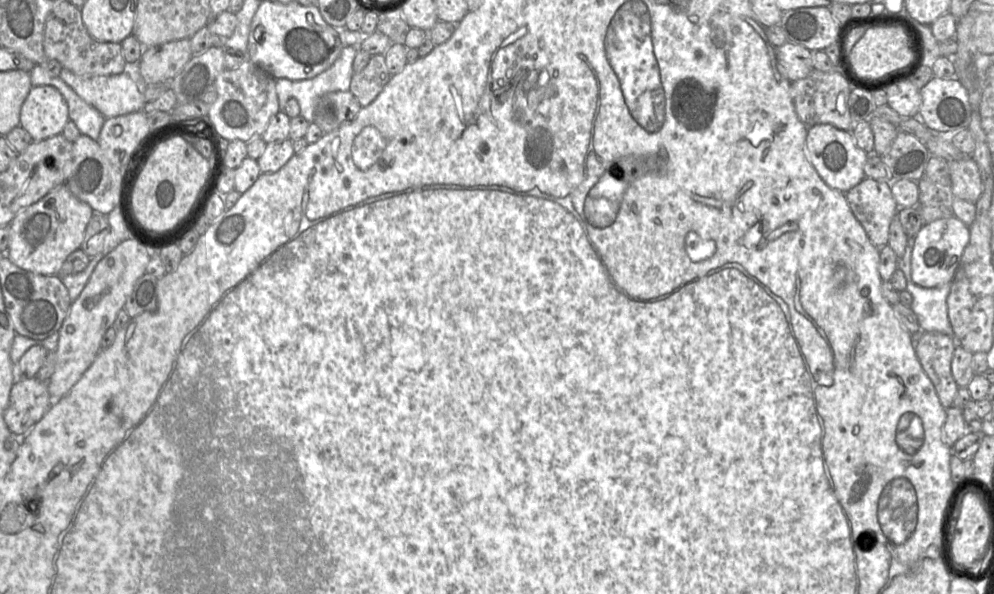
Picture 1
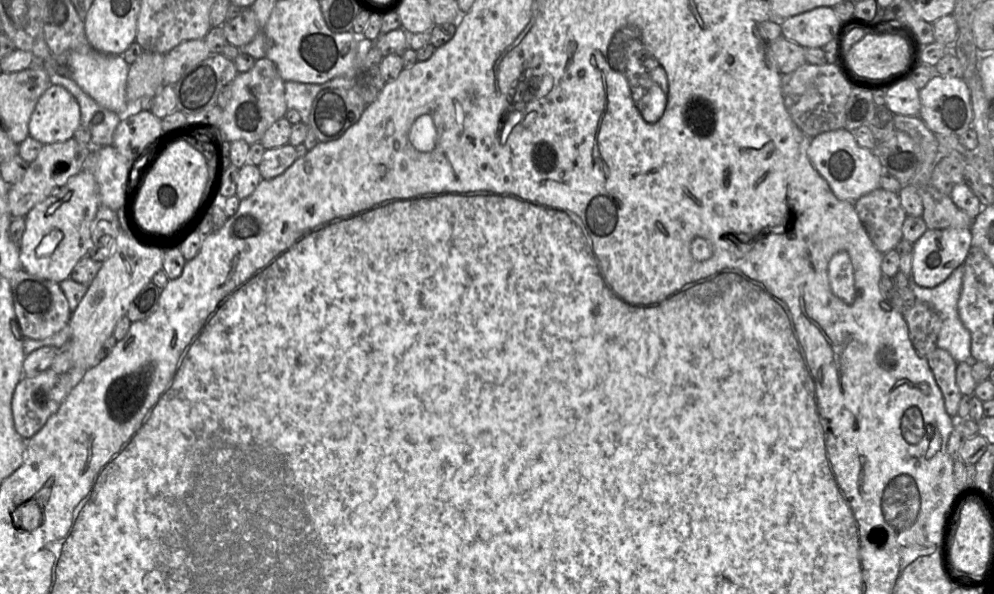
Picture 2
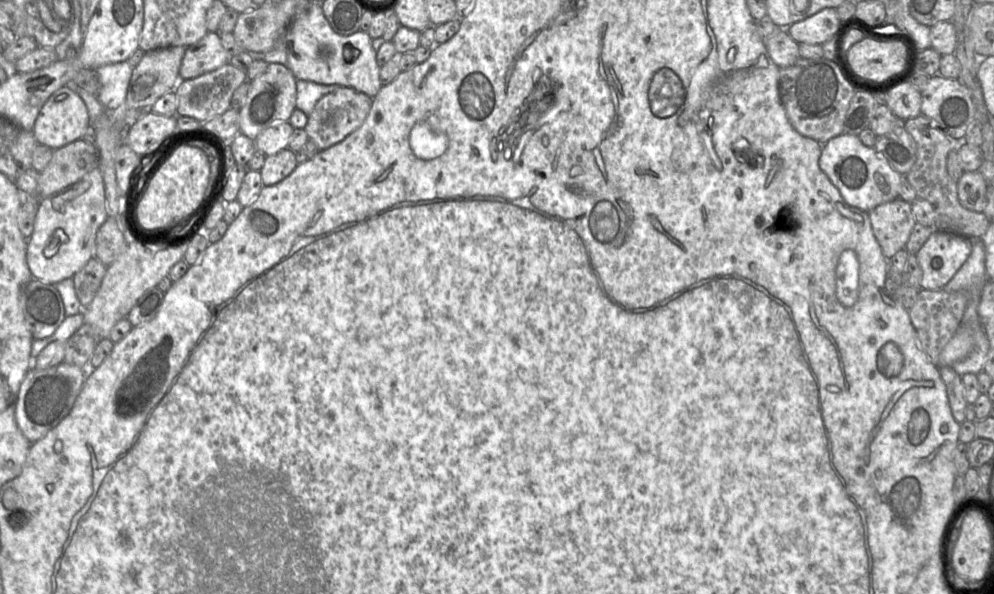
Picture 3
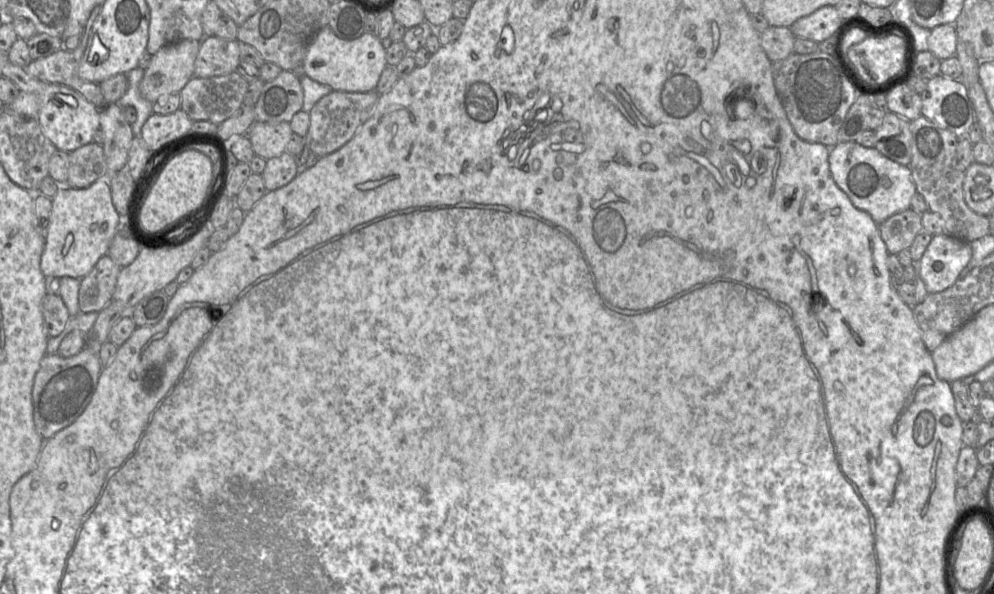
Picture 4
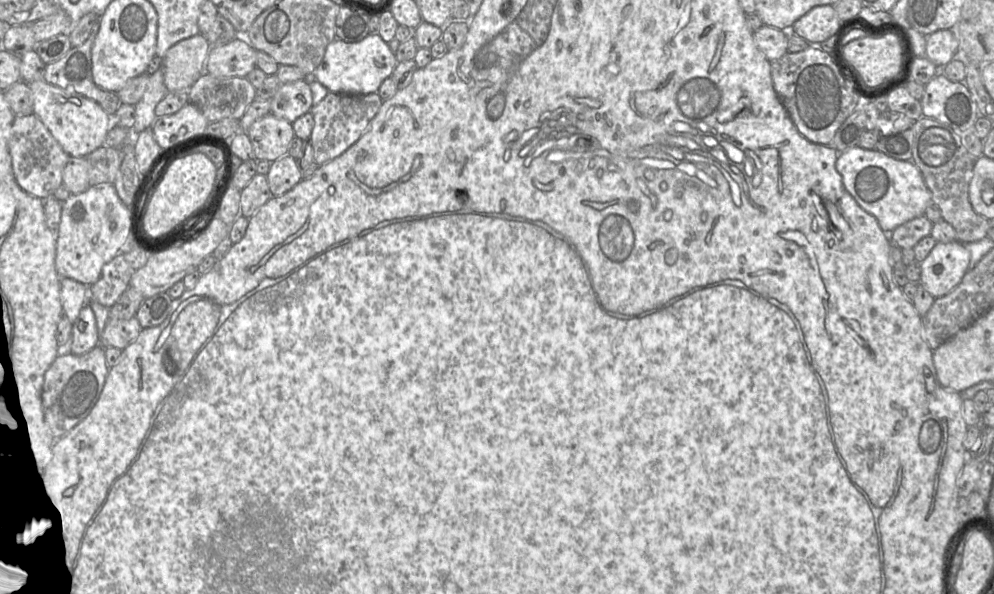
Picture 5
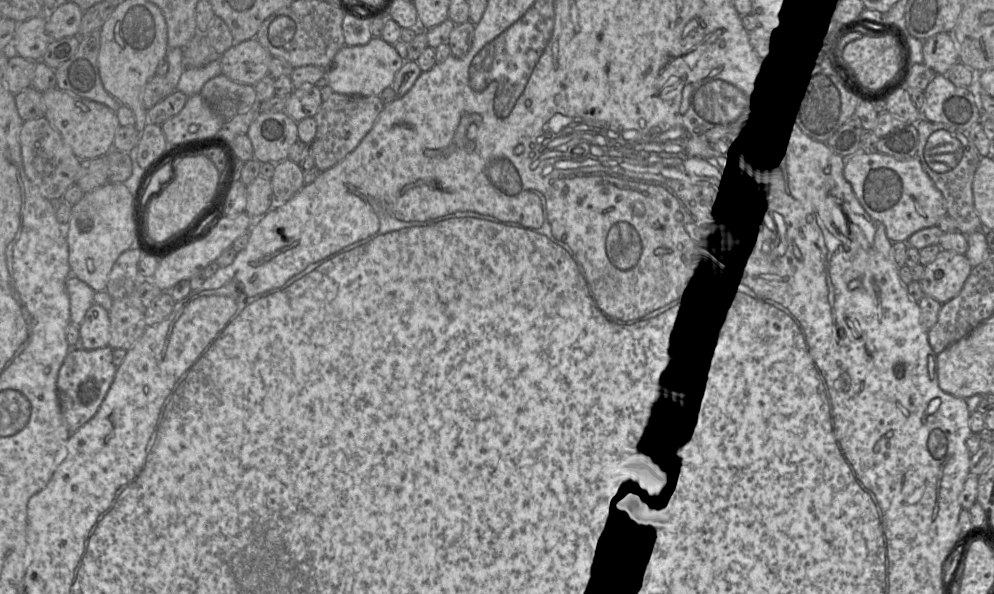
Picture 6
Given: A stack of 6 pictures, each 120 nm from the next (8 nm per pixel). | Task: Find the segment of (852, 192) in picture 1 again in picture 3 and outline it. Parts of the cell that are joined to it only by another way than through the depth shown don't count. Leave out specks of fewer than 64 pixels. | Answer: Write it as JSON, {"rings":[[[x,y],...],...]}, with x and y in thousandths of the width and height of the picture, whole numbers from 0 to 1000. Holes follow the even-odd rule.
{"rings":[[[902,333],[878,350],[873,364],[878,394],[892,436],[910,419],[923,375],[915,342]]]}

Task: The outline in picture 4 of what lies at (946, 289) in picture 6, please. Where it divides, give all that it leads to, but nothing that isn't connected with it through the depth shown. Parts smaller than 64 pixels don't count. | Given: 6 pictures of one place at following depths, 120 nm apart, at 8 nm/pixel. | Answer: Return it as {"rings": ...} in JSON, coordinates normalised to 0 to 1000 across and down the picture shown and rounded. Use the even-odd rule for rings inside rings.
{"rings":[[[954,394],[940,396],[925,438],[926,466],[934,495],[958,481],[977,434],[976,407]]]}

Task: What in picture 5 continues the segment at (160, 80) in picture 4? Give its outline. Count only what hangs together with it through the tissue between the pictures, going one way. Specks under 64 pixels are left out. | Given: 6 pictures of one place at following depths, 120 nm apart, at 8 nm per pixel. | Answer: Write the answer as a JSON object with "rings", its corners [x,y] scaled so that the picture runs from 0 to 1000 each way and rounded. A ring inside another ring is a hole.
{"rings":[[[199,57],[169,82],[163,99],[165,141],[169,155],[190,152],[207,121],[212,79],[207,62]]]}

